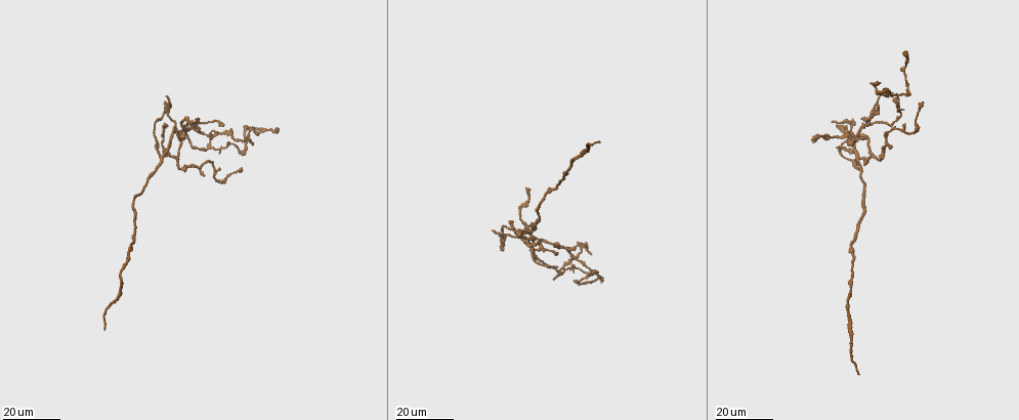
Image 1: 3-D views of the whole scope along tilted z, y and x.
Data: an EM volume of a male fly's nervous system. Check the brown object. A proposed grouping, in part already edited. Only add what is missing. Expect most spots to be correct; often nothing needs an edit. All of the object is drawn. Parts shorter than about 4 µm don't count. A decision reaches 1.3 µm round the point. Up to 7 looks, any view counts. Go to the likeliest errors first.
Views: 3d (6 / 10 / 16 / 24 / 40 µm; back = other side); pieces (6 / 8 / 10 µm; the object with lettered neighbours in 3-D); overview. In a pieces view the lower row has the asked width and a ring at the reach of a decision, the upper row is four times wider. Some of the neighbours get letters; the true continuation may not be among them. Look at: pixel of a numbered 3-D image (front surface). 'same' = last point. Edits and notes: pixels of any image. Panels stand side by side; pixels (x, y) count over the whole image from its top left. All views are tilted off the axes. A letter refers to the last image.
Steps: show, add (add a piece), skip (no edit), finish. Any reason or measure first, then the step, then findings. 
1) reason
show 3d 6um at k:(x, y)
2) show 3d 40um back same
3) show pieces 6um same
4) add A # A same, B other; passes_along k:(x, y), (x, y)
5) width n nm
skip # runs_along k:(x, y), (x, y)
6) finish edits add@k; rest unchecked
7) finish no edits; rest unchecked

free end
show 3d 16um at 1:(889, 92)

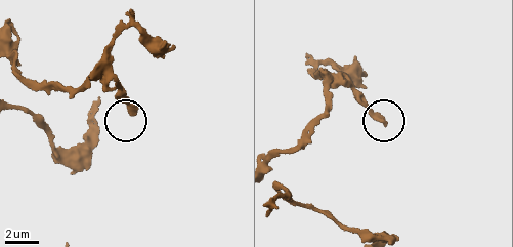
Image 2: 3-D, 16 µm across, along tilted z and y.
show pieces 8um at 2:(134, 114)

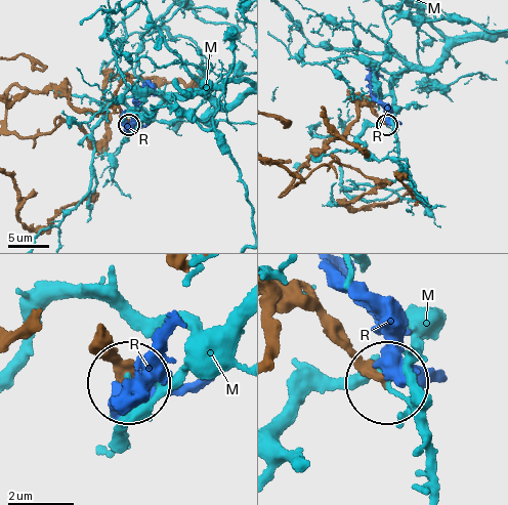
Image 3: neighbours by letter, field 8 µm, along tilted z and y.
skip # M other, R other; runs_along 3:(277, 314), (315, 305), (342, 325), (379, 378); no lettered piece goes on from it

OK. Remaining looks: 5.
long arm stops here
show 3d 24um at 1:(857, 373)

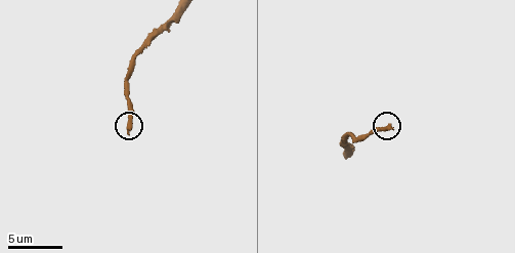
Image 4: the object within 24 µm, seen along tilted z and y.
show pieces 10um at 4:(127, 134)

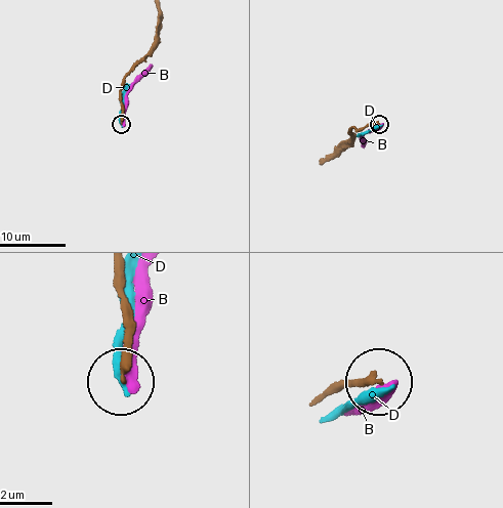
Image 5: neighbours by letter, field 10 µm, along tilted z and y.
skip # B other, D other; runs_along 5:(330, 389), (364, 377), (378, 380); no lettered piece goes on from it

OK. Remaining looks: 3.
show 3d 24um at 1:(494, 231)

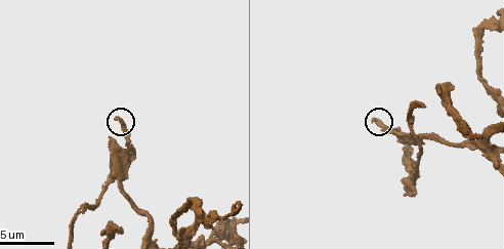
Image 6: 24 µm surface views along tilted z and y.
show pieces 10um at 6:(119, 117)

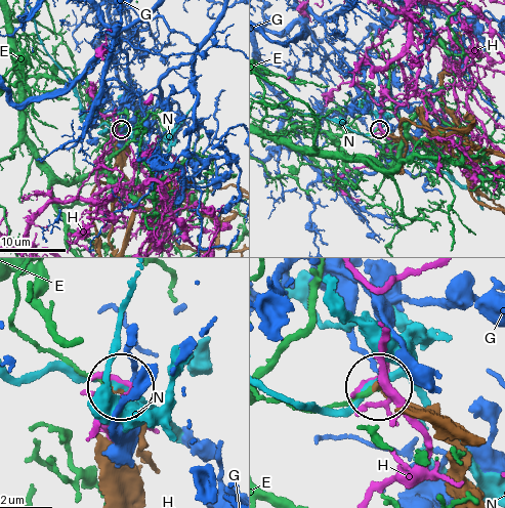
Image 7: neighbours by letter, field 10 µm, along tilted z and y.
skip # E other, G other, H other, N other; none of them fits

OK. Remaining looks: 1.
finish no edits; rest unchecked

